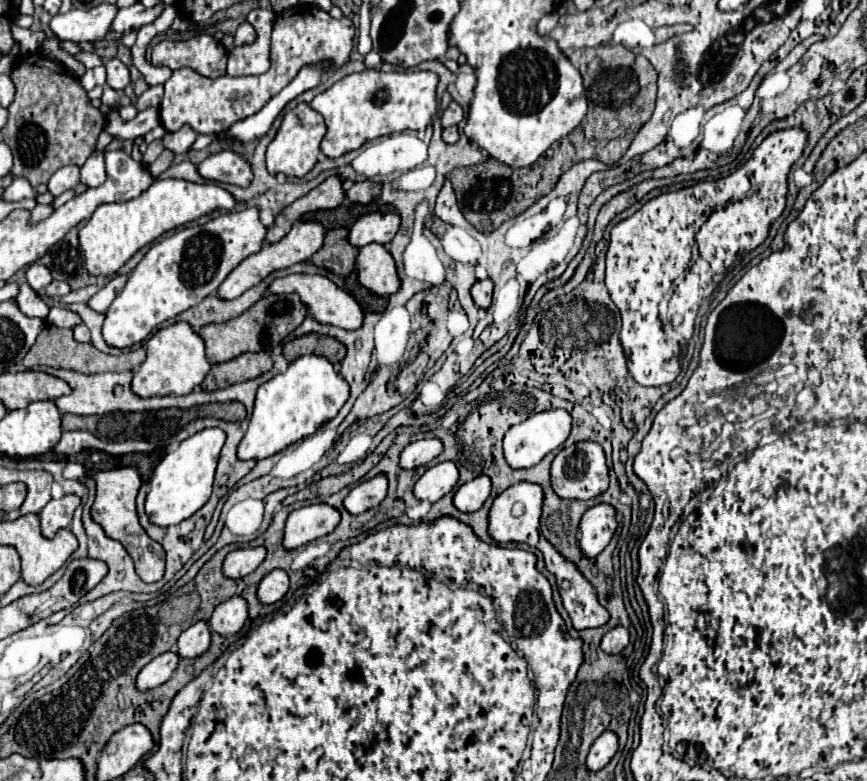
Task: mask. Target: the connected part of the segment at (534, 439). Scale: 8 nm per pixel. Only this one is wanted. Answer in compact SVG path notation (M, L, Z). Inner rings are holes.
M548 410L530 416L528 420L512 426L504 436L504 458L512 468L532 468L536 466L548 452L556 450L570 434L572 418L566 410Z

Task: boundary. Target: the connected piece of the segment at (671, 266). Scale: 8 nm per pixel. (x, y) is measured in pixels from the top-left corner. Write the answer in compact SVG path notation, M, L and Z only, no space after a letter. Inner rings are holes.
M790 128L790 130L782 130L782 132L774 132L770 134L752 154L752 158L736 172L732 172L730 176L726 178L720 178L716 182L698 182L696 186L692 188L684 188L684 190L676 190L676 192L668 192L668 194L660 194L656 198L652 198L650 202L646 202L636 214L632 214L630 218L618 222L614 228L612 228L612 236L610 236L610 246L608 246L608 252L606 252L606 288L610 290L610 296L612 296L612 302L618 306L620 310L620 316L622 316L622 330L620 330L620 342L622 342L622 348L624 348L624 354L626 354L626 360L628 360L628 372L632 374L632 378L642 384L642 386L662 386L662 384L670 384L676 380L676 376L680 374L680 358L685 355L687 351L688 340L693 335L694 325L696 320L696 314L698 314L698 308L702 304L702 300L706 300L714 290L716 286L720 284L720 280L724 278L724 272L728 270L728 264L734 264L738 260L738 252L740 256L744 254L744 246L742 242L764 242L766 236L768 236L768 230L770 230L770 224L772 220L776 220L782 210L784 210L784 204L786 204L786 192L788 192L788 186L786 186L786 176L788 176L788 170L790 166L800 158L802 150L804 150L804 144L806 144L806 132L800 130L800 128ZM698 240L698 260L692 262L692 248L694 248L694 242Z

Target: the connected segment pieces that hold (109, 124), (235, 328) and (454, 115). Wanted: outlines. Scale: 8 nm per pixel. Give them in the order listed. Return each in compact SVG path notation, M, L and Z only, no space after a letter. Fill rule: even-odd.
M146 108L142 112L136 114L136 118L124 122L120 120L118 112L110 112L106 116L106 132L112 136L112 138L118 138L118 140L136 140L140 136L144 136L146 132L150 132L152 128L156 128L160 124L160 118L158 118L158 108Z
M296 292L268 294L262 300L258 300L250 310L240 314L238 318L232 318L222 324L208 324L198 334L204 338L208 360L212 364L218 364L218 362L228 362L244 352L272 350L272 346L280 344L294 328L302 324L306 316L308 316L308 308L304 308L304 302L300 300L300 296L296 296Z
M450 102L450 106L442 114L442 126L446 128L446 126L452 126L452 124L460 124L462 118L464 118L464 112L462 112L460 104L458 102Z

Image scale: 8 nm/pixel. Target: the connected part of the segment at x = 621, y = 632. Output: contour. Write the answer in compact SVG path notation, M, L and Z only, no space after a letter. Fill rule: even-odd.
M616 626L612 628L610 632L604 634L602 642L600 642L600 648L606 652L606 654L618 654L622 652L626 646L628 646L628 630L622 628L622 626Z

